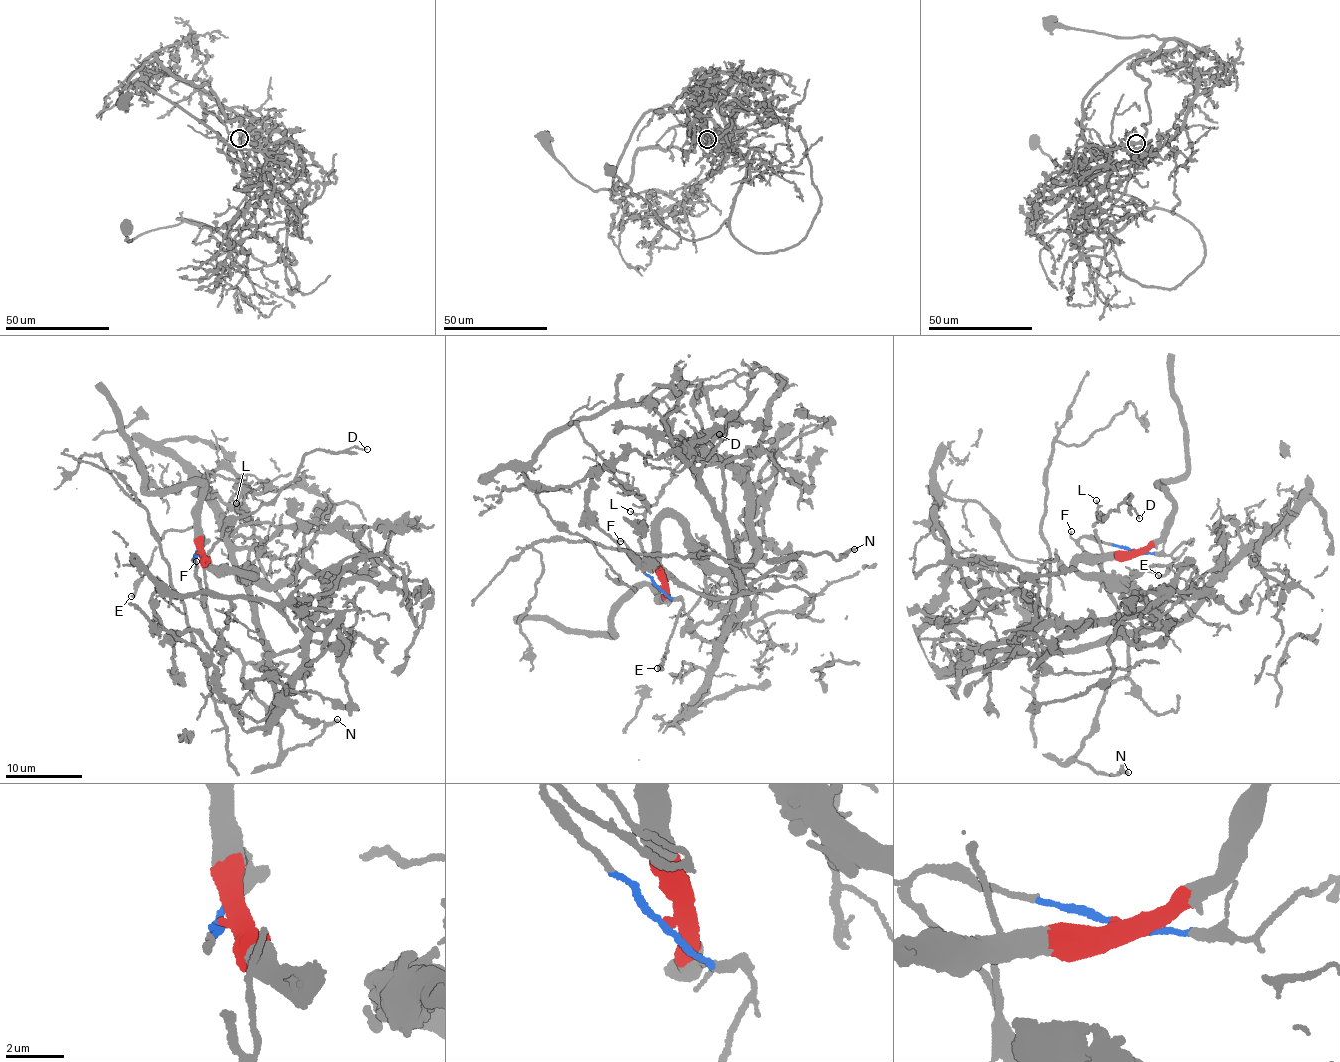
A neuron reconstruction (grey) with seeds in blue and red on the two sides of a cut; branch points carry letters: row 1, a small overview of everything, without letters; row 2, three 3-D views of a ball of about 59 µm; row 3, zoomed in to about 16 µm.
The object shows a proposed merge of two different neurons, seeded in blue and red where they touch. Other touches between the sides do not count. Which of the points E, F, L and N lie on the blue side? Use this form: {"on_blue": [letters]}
{"on_blue": ["E", "F", "L", "N"]}

